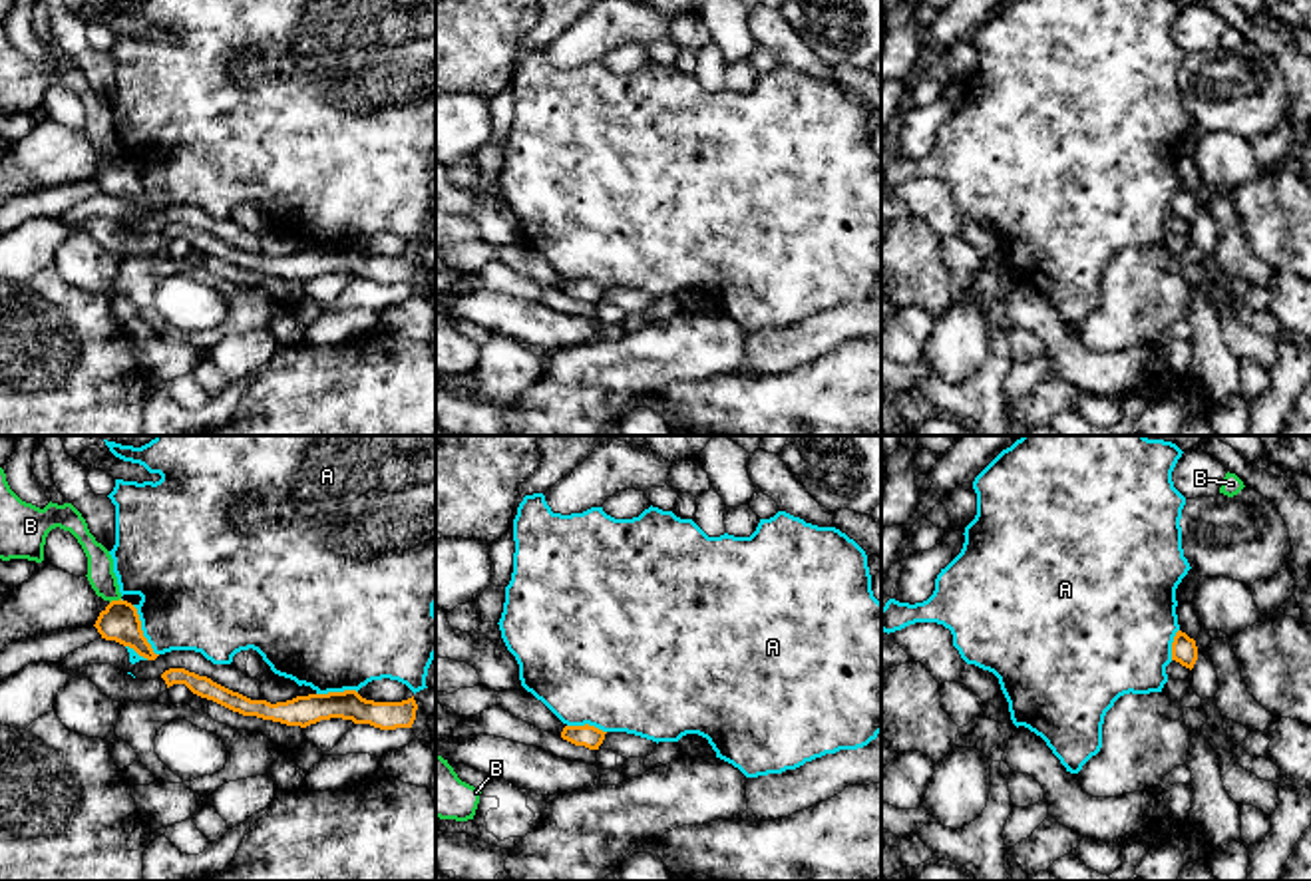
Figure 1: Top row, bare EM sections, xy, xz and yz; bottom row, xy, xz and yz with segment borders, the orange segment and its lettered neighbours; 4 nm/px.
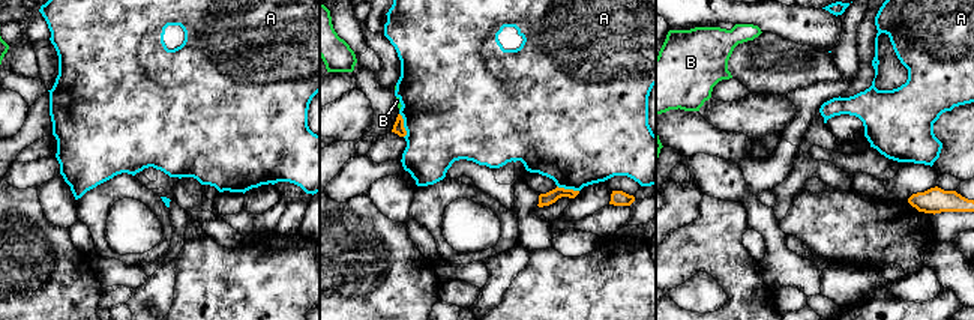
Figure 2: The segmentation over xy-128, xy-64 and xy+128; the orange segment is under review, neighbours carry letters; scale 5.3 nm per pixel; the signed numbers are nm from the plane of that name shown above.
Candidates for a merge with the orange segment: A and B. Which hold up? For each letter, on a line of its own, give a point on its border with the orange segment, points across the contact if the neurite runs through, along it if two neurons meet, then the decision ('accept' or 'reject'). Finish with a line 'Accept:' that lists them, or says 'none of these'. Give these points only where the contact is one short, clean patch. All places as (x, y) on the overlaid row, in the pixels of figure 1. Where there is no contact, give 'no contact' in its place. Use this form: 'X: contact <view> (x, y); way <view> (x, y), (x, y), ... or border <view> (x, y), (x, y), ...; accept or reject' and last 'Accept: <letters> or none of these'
A: contact xy (142, 631); reject
B: contact xy (114, 601); border xy (120, 597), (110, 603); reject
Accept: none of these

